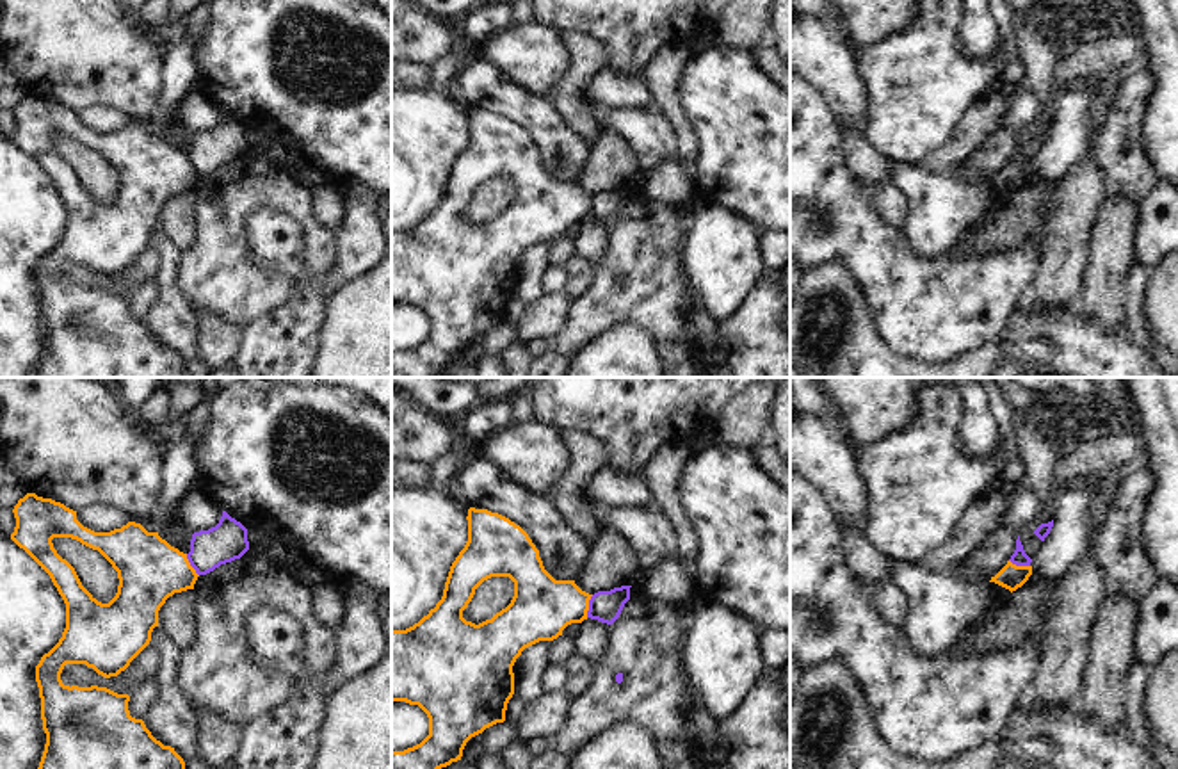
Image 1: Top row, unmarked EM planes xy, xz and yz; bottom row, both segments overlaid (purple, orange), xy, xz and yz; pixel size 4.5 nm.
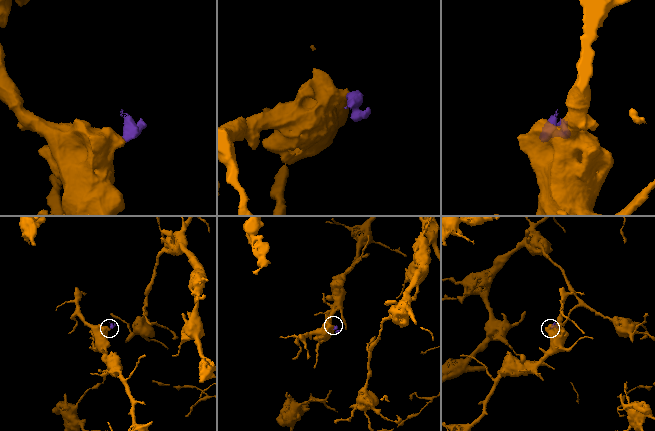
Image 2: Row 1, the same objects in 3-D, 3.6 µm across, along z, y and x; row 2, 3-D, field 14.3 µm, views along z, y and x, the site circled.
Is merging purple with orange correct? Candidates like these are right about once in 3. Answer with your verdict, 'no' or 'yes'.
no

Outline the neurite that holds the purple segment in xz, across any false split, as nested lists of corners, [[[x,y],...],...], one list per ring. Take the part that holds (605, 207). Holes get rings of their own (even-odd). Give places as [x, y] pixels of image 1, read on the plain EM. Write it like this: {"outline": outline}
{"outline": [[[621,187],[610,192],[594,194],[589,201],[587,219],[612,226],[630,201],[630,189],[632,187]]]}

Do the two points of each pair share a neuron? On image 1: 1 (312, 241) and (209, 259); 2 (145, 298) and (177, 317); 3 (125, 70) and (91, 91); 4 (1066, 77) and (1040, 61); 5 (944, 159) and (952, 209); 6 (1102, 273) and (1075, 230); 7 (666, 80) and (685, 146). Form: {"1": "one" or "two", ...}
{"1": "one", "2": "two", "3": "one", "4": "two", "5": "two", "6": "two", "7": "one"}

